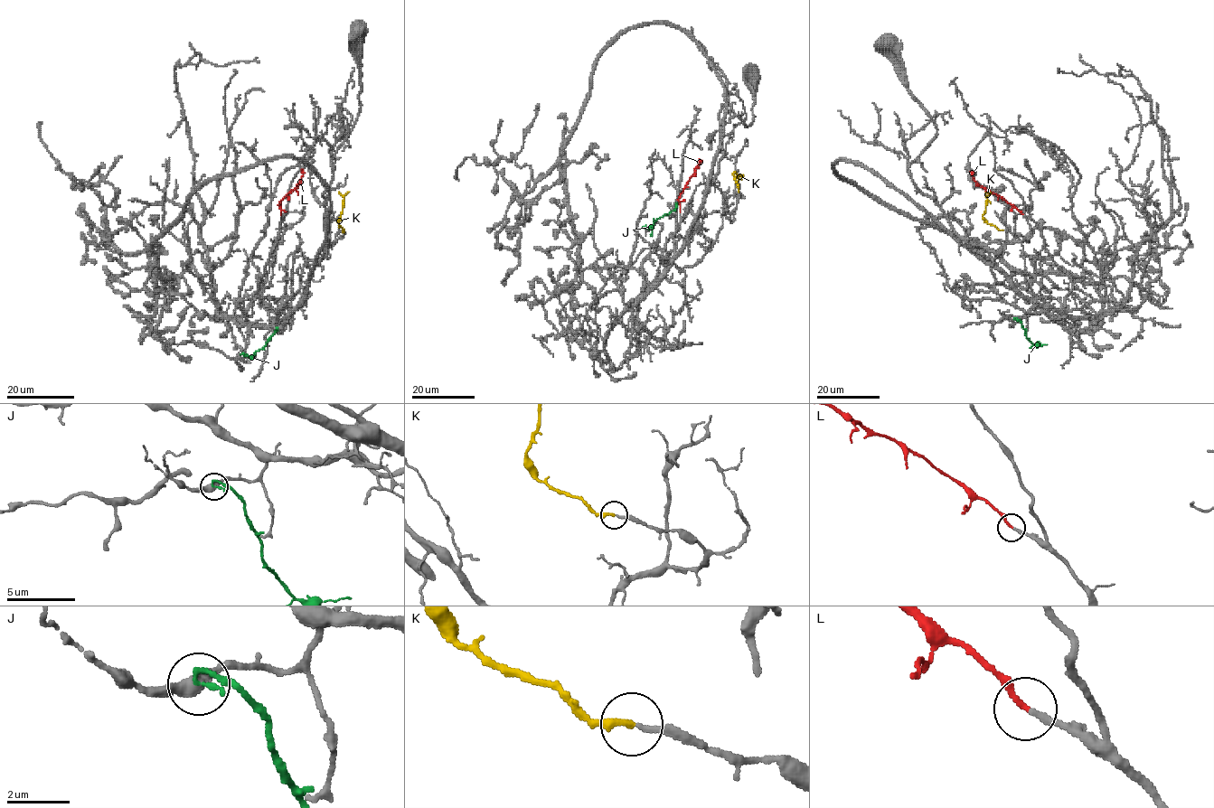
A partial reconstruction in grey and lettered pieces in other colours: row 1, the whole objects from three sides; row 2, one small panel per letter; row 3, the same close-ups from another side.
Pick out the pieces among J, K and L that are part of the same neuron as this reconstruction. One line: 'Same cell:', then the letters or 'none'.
Same cell: K, L

